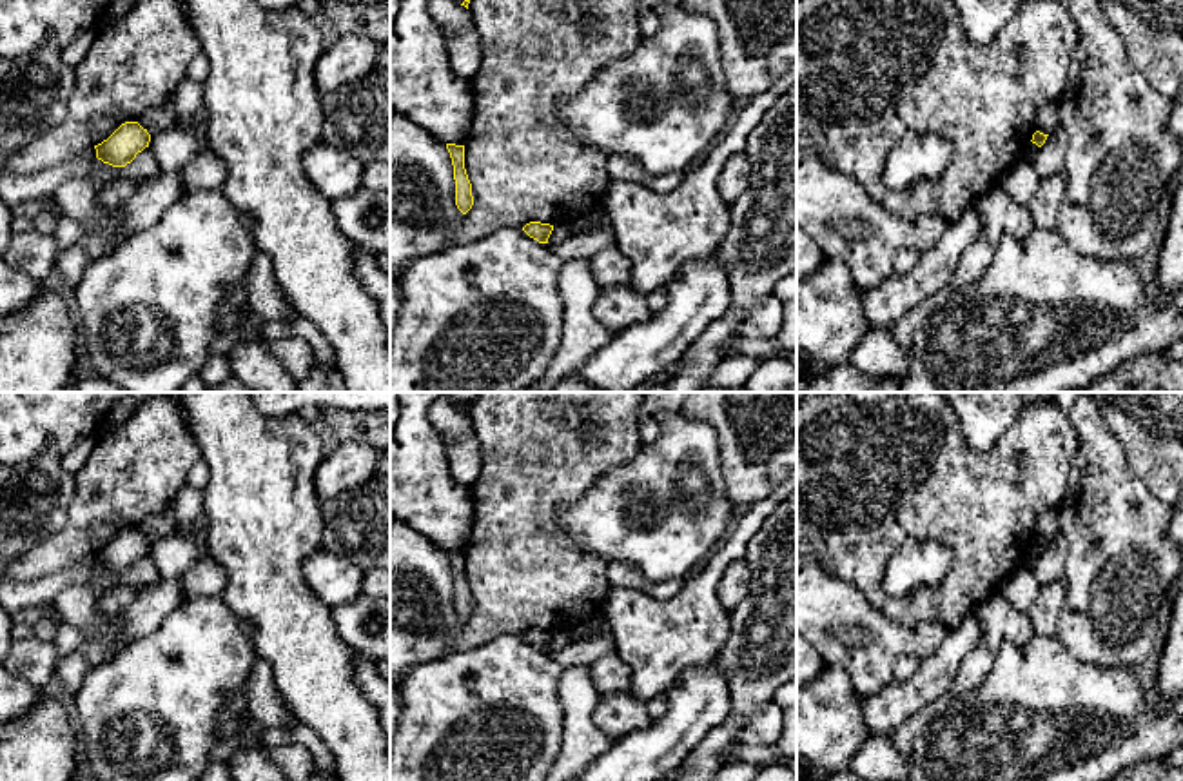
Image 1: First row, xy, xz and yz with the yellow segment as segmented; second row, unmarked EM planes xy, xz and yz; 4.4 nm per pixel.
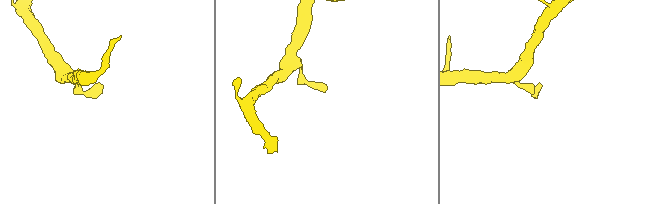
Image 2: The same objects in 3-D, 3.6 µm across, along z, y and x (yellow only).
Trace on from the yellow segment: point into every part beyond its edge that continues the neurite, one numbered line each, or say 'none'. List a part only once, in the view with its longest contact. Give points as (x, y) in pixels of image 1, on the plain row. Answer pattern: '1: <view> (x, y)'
none

